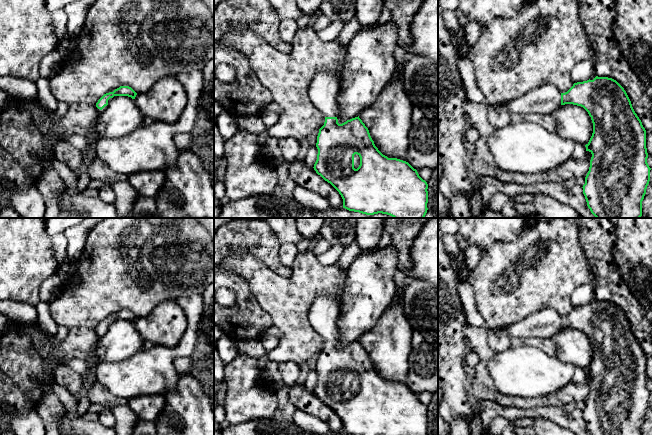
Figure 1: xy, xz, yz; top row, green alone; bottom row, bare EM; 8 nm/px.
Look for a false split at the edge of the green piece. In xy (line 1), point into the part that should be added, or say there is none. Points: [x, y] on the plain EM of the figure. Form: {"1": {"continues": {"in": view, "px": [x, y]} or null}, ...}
{"1": {"continues": {"in": "xy", "px": [105, 331]}}}

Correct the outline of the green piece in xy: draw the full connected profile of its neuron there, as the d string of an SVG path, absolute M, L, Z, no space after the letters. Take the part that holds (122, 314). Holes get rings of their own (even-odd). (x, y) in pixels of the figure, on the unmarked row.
M120 310L119 312L109 315L106 318L104 318L98 326L95 328L96 333L102 337L107 332L110 324L114 320L128 320L132 323L135 323L137 317L129 310Z

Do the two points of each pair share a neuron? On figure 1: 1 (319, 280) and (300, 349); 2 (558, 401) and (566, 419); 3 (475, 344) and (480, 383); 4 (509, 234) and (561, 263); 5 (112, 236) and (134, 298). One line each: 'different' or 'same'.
1: same
2: different
3: same
4: different
5: same

